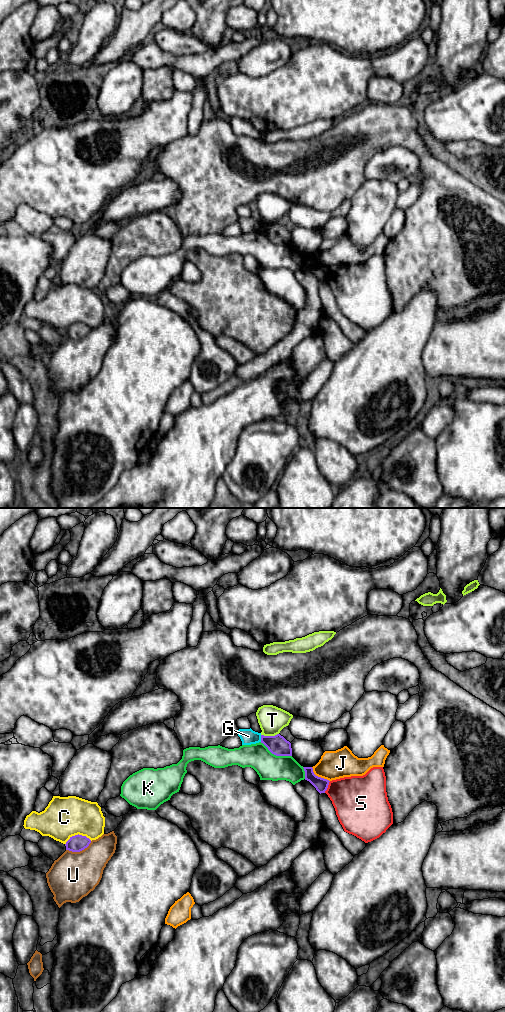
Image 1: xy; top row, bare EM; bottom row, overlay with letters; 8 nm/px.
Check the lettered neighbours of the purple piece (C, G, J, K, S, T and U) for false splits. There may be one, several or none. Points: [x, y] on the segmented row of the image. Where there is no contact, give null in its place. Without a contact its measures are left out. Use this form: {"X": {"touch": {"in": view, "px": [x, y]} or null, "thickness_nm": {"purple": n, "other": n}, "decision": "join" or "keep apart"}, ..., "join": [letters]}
{"C": {"touch": {"in": "xy", "px": [78, 834]}, "thickness_nm": {"purple": 140, "other": 320}, "decision": "keep apart"}, "G": {"touch": {"in": "xy", "px": [261, 738]}, "thickness_nm": {"purple": 160, "other": 120}, "decision": "keep apart"}, "J": {"touch": {"in": "xy", "px": [319, 777]}, "thickness_nm": {"purple": 110, "other": 220}, "decision": "keep apart"}, "K": {"touch": {"in": "xy", "px": [276, 755]}, "thickness_nm": {"purple": 160, "other": 220}, "decision": "keep apart"}, "S": {"touch": {"in": "xy", "px": [327, 787]}, "thickness_nm": {"purple": 110, "other": 360}, "decision": "keep apart"}, "T": {"touch": {"in": "xy", "px": [269, 736]}, "thickness_nm": {"purple": 160, "other": 220}, "decision": "keep apart"}, "U": {"touch": {"in": "xy", "px": [79, 851]}, "thickness_nm": {"purple": 140, "other": 380}, "decision": "keep apart"}, "join": []}

